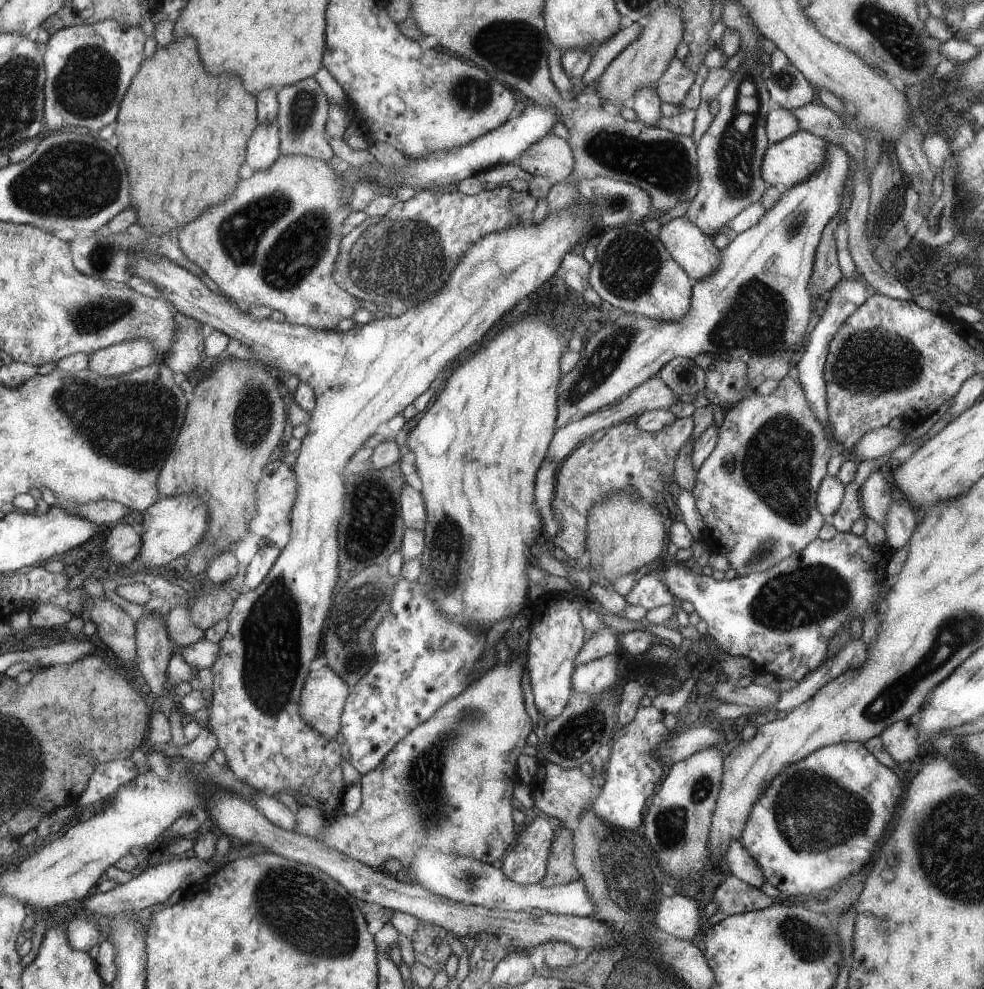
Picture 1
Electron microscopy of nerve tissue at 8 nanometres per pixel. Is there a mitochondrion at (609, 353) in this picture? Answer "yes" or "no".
yes

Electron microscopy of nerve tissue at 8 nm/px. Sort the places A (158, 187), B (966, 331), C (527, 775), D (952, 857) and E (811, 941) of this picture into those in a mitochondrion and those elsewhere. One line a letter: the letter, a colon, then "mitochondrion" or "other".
A: other
B: other
C: other
D: mitochondrion
E: mitochondrion

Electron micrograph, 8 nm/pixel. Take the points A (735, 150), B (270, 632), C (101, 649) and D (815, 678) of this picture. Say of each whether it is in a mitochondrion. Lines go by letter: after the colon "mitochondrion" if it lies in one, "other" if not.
A: mitochondrion
B: mitochondrion
C: other
D: other

